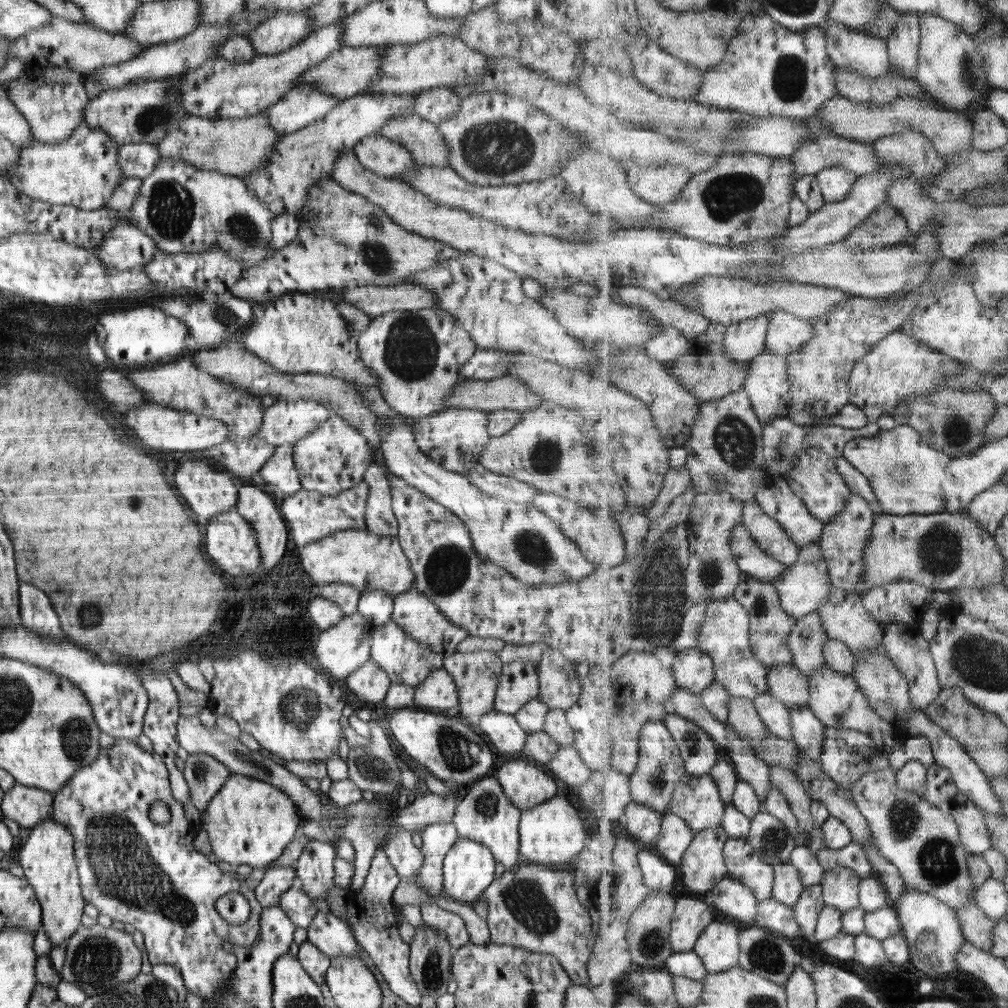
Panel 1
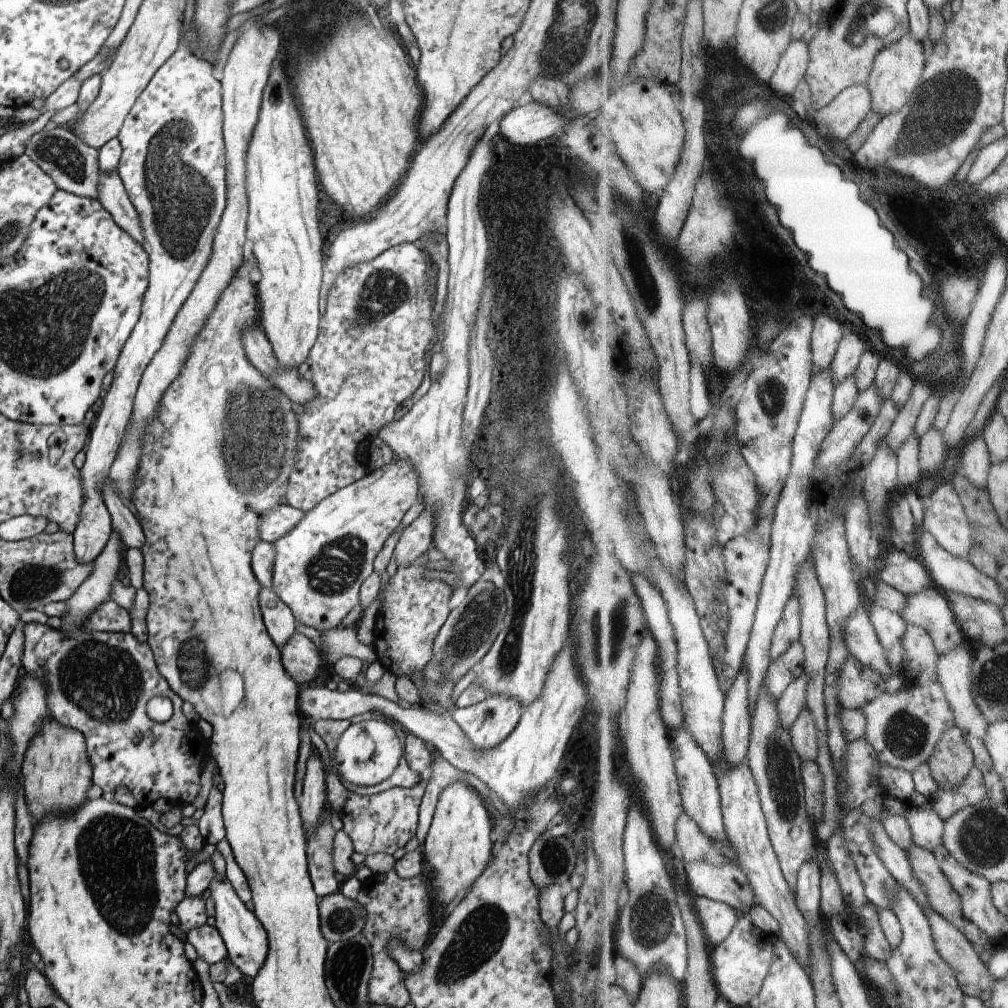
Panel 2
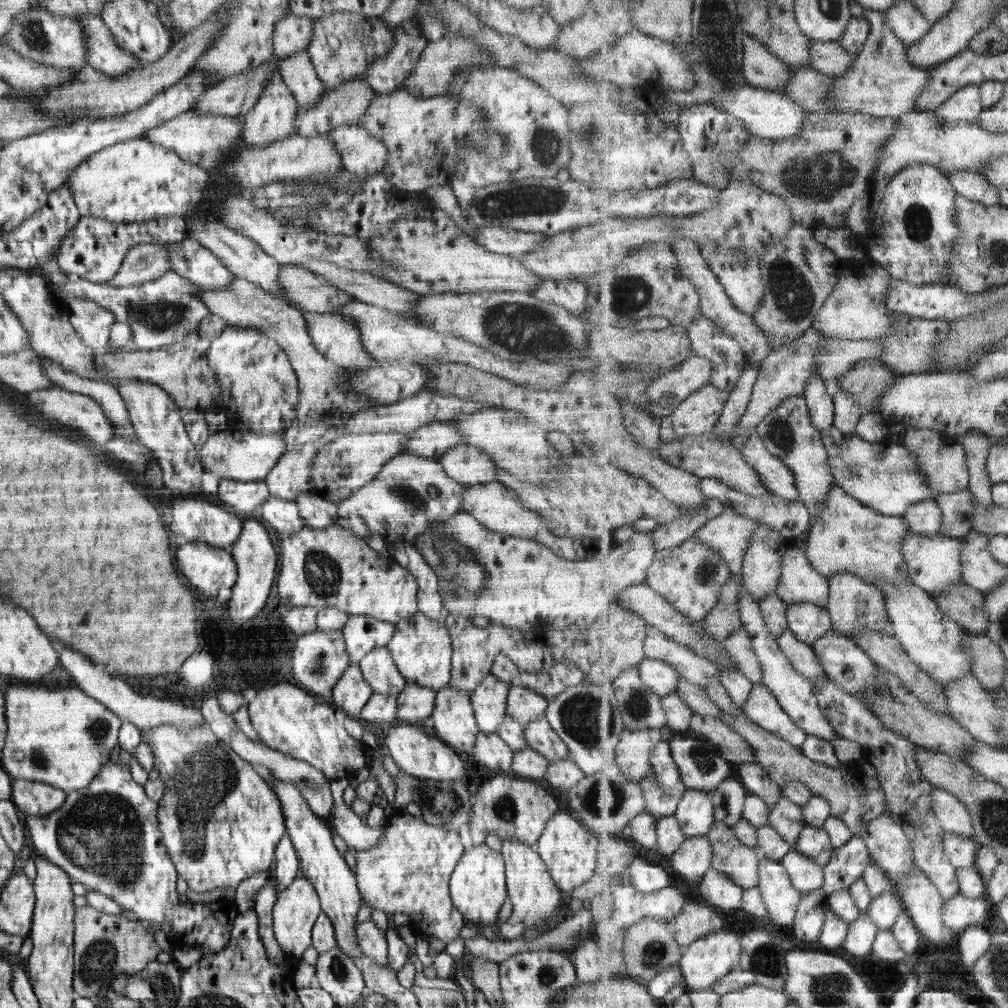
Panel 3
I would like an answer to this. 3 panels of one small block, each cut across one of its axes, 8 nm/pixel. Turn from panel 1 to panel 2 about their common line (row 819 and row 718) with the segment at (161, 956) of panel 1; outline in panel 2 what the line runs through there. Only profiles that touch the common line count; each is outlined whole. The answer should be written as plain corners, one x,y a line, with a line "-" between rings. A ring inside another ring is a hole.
28,623
24,626
24,634
25,643
22,664
28,674
33,674
36,678
40,678
46,685
46,704
48,704
50,716
55,720
58,720
60,724
70,726
70,728
76,728
76,730
79,730
83,734
87,746
88,760
90,761
93,770
92,782
102,788
105,796
112,797
114,792
122,786
122,788
126,788
126,790
136,798
138,809
146,808
146,806
154,804
154,800
158,800
158,798
166,798
166,800
171,800
175,804
182,803
183,805
191,804
196,800
196,797
200,794
200,781
203,771
201,767
202,762
199,761
200,757
198,753
195,752
197,746
194,742
194,737
197,727
195,724
188,722
186,716
184,716
182,712
183,700
170,688
166,679
160,674
154,658
154,652
152,652
152,648
150,648
148,642
138,642
131,632
105,633
90,632
85,629
78,629
77,631
68,630
68,632
64,632
64,630
61,629
54,630
47,624
34,623
-
154,697
164,697
172,701
173,714
170,720
166,720
166,722
154,722
154,720
148,716
146,704

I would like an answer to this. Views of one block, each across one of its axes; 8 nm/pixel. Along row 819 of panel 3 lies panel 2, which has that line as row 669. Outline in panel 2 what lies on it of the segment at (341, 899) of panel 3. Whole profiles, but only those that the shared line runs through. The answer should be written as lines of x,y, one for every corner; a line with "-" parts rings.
299,631
279,651
286,672
301,687
314,685
312,681
325,668
314,642

